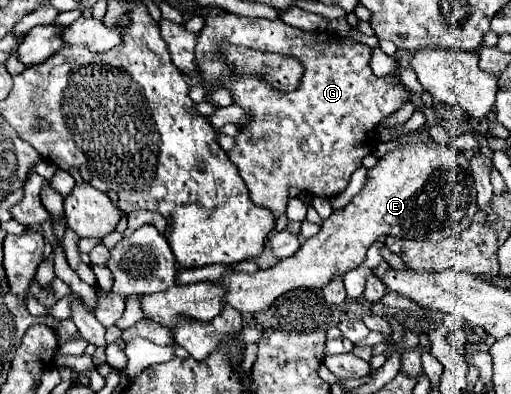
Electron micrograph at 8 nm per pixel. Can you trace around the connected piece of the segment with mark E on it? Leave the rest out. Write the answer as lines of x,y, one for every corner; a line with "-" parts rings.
432,112
436,120
432,124
426,120
418,130
422,136
428,136
428,142
402,142
396,150
382,156
378,164
368,170
366,184
354,200
342,210
334,210
332,216
322,222
320,232
308,238
294,256
280,260
270,270
258,270
256,274
228,270
214,282
196,282
170,288
168,292
142,296
140,308
144,318
172,330
180,316
210,322
224,306
232,306
240,314
262,312
290,290
324,288
334,276
358,268
376,240
400,236
408,240
438,242
466,230
478,210
476,186
468,162
464,158
460,160
460,150
446,142
434,142
430,136
432,126
446,120
442,112

